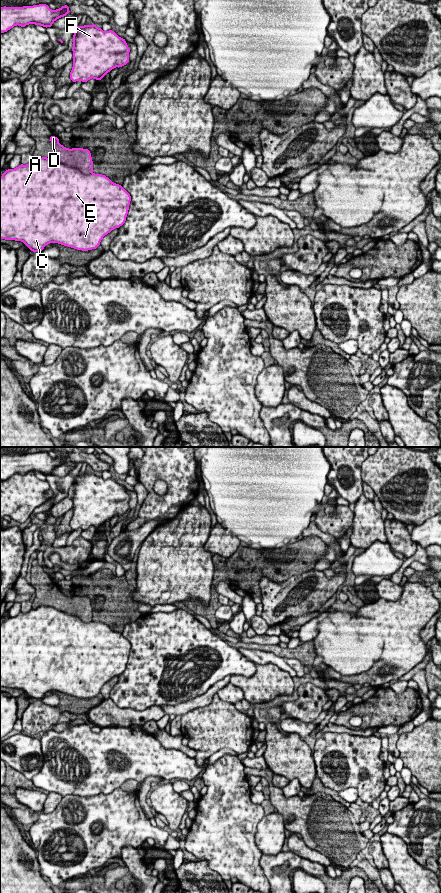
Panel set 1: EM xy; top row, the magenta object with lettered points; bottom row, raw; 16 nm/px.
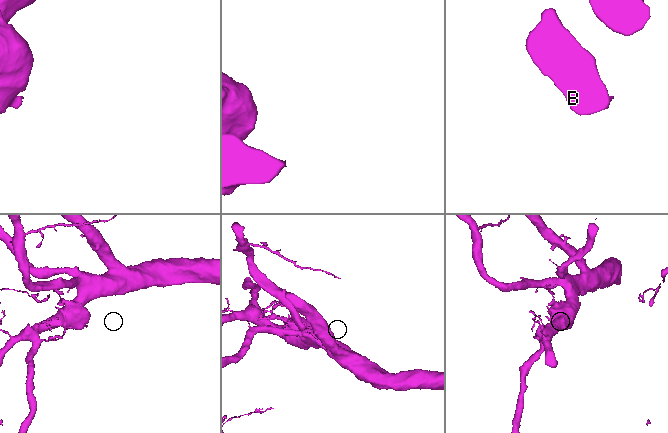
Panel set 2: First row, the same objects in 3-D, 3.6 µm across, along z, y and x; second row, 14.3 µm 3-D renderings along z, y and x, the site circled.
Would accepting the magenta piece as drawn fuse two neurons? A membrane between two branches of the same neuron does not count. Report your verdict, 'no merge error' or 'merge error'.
merge error

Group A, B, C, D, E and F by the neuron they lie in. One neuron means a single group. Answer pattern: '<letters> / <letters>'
A B C E F / D

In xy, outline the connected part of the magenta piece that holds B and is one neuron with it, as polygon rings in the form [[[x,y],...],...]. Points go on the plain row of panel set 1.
[[[42,605],[32,608],[27,613],[20,612],[15,617],[8,617],[0,625],[0,687],[22,689],[32,700],[42,699],[49,691],[58,691],[82,699],[96,697],[105,683],[125,671],[130,649],[131,644],[122,633],[113,631],[105,623],[94,621],[86,623],[52,606]]]

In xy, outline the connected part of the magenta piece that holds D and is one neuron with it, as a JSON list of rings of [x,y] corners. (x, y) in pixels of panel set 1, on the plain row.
[[[55,584],[49,585],[52,590],[52,600],[50,606],[79,618],[83,622],[89,623],[93,619],[93,608],[88,597],[72,596],[68,597],[59,591]]]

